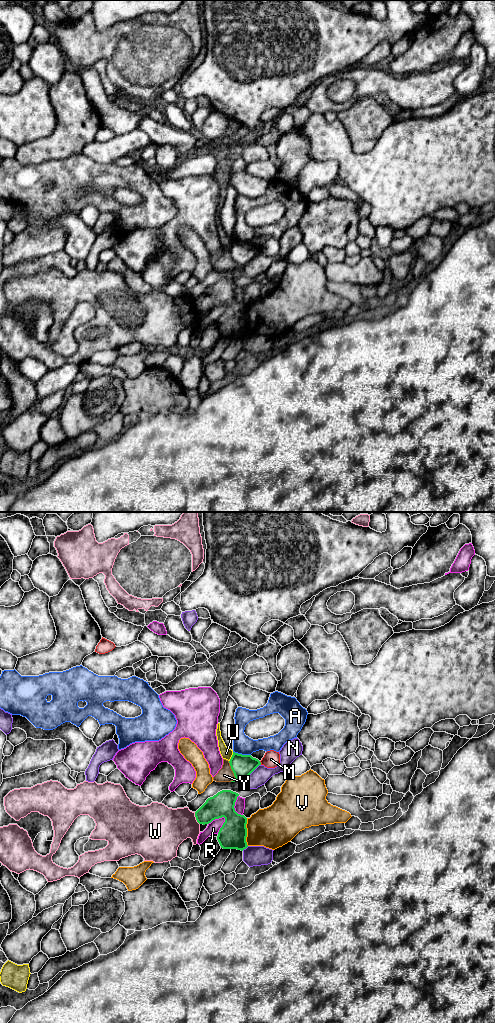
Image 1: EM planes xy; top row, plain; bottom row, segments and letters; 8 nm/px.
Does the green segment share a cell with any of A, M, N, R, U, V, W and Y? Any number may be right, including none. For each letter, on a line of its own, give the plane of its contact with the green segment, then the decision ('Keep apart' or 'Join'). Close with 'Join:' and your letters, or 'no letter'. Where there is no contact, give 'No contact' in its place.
A: Touches green in xy. Keep apart
M: Touches green in xy. Keep apart
N: Touches green in xy. Keep apart
R: Touches green in xy. Keep apart
U: Touches green in xy. Keep apart
V: Touches green in xy. Keep apart
W: Touches green in xy. Keep apart
Y: Touches green in xy. Keep apart
Join: no letter

